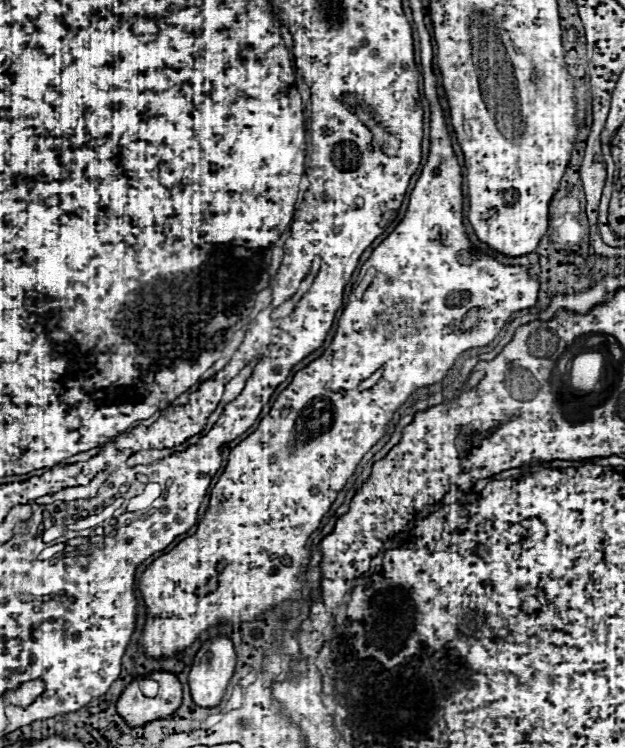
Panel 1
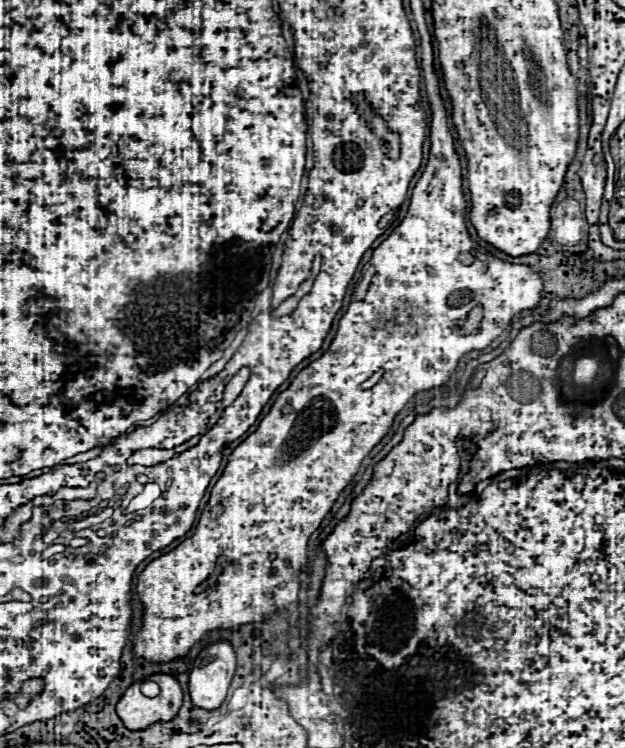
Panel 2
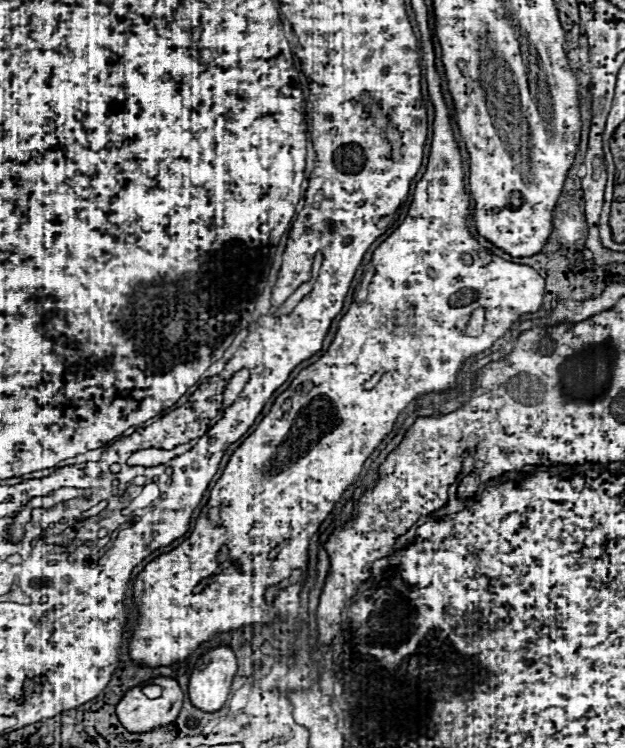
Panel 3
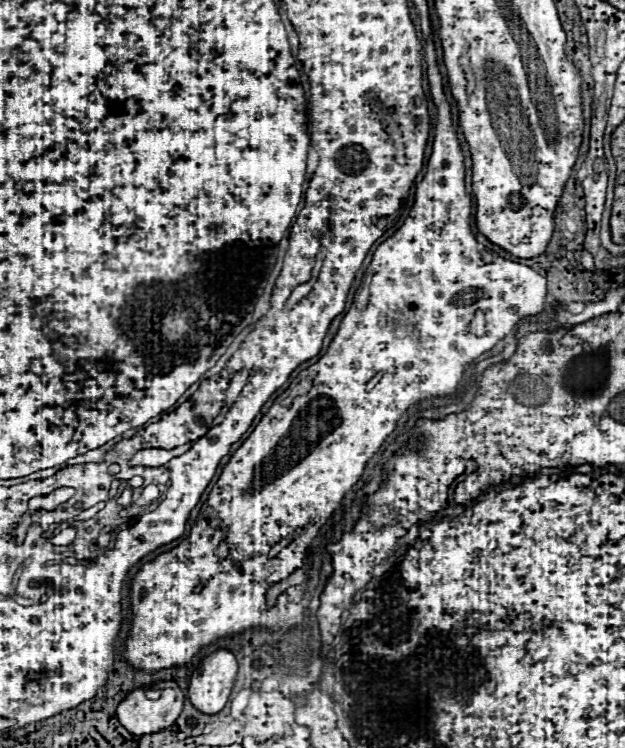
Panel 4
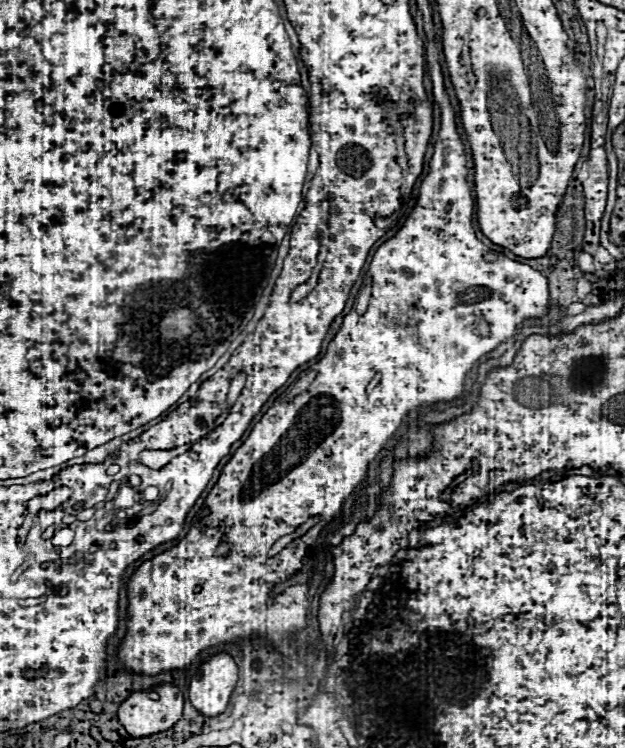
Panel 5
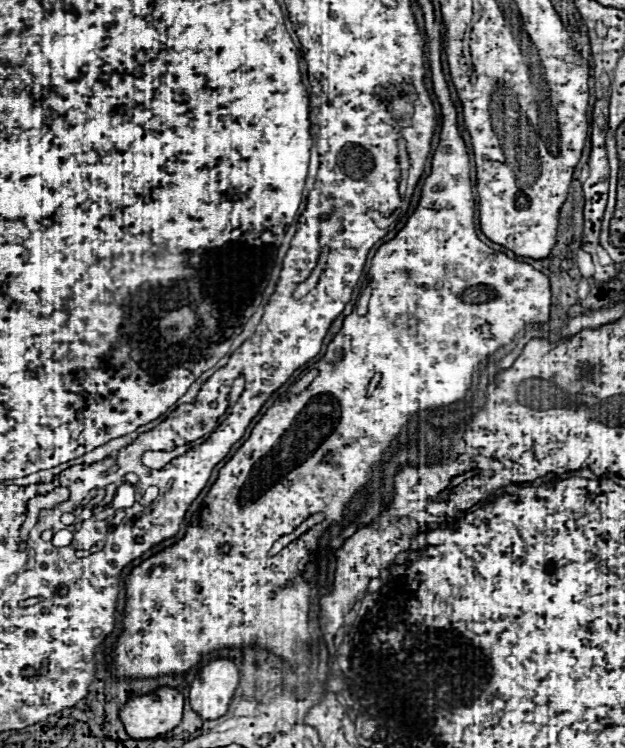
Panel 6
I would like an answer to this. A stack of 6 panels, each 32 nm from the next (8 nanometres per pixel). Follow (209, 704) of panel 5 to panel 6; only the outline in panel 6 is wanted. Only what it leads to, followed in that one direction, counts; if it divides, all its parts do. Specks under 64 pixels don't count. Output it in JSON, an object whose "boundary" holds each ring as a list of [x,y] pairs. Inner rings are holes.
{"boundary":[[[214,658],[190,686],[190,704],[204,720],[216,720],[226,714],[228,704],[238,688],[238,668],[230,658]]]}

